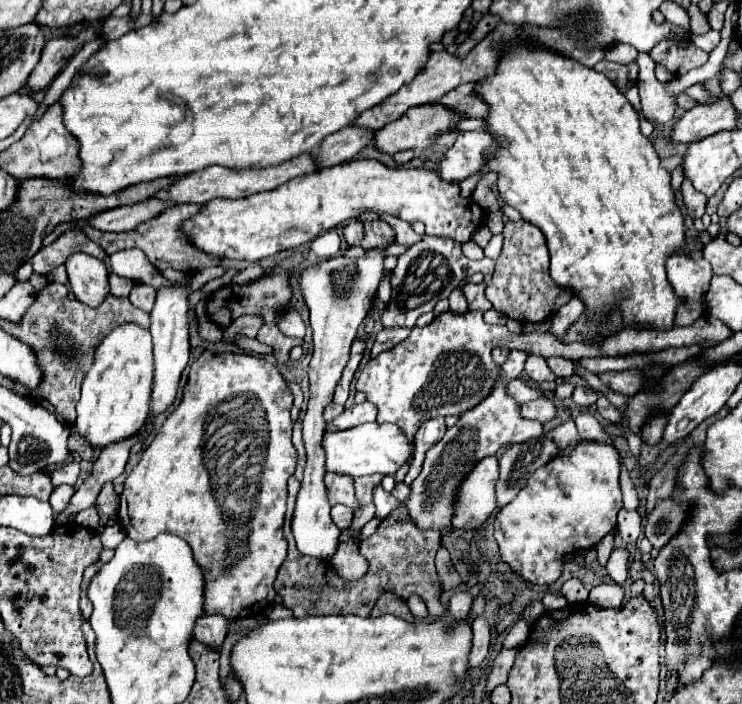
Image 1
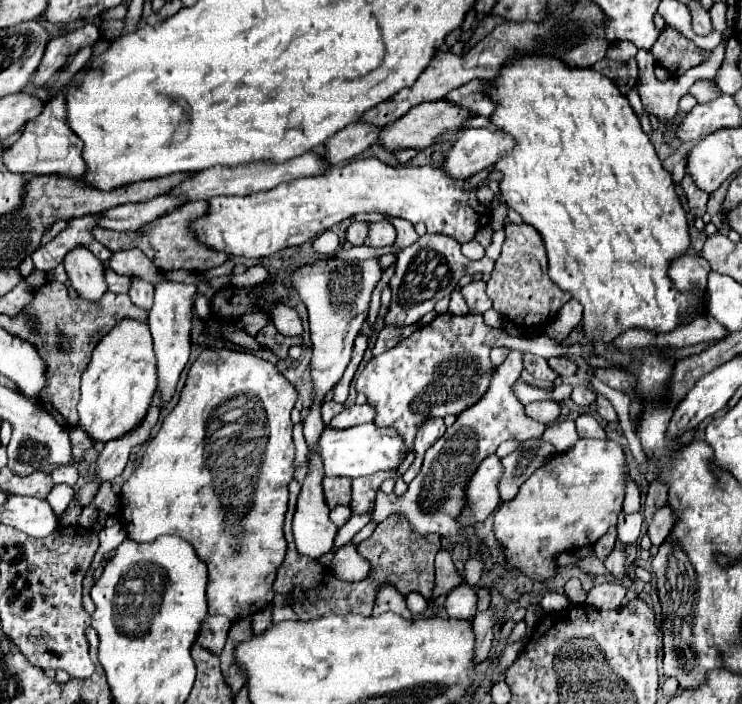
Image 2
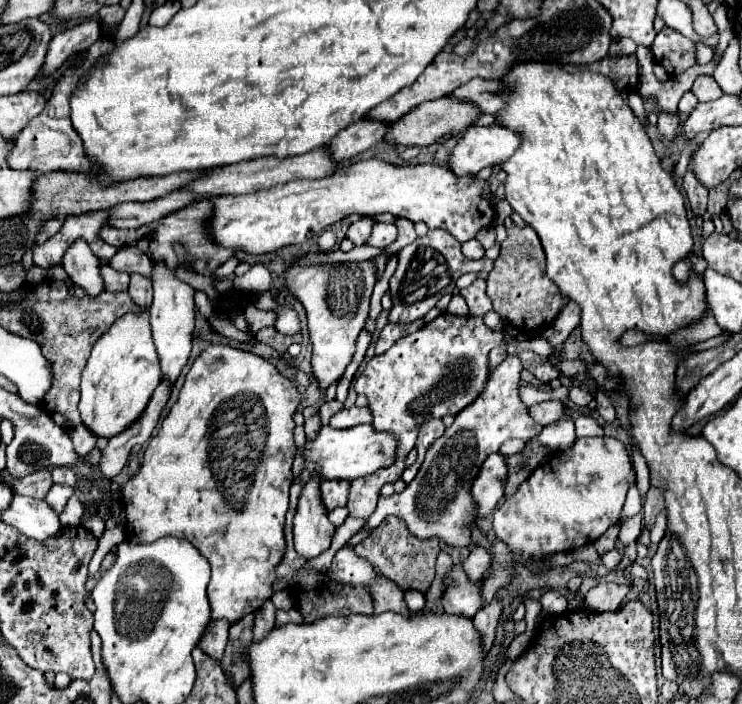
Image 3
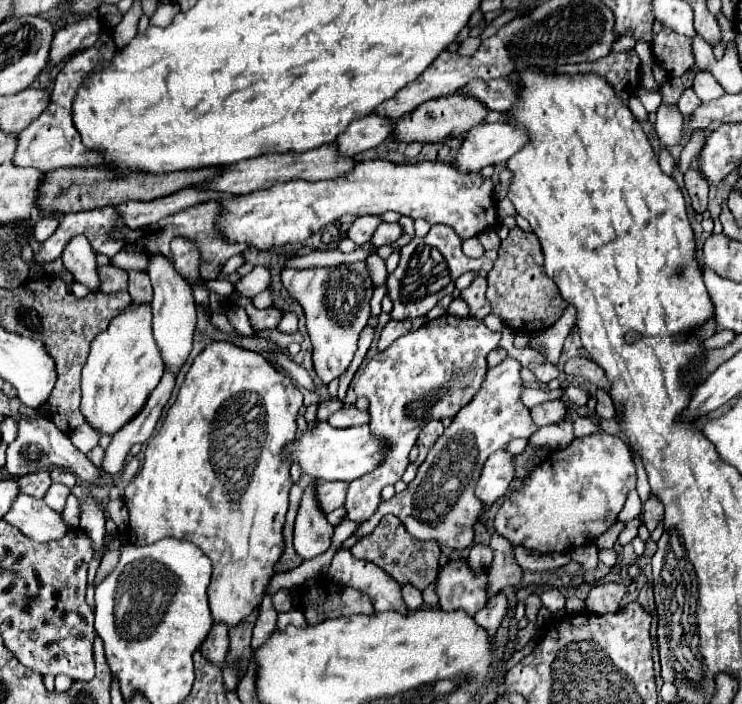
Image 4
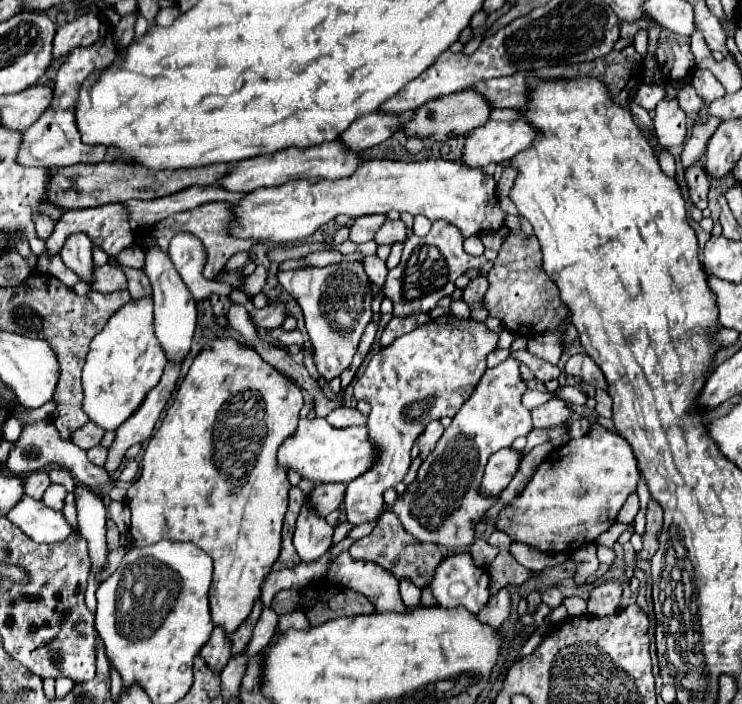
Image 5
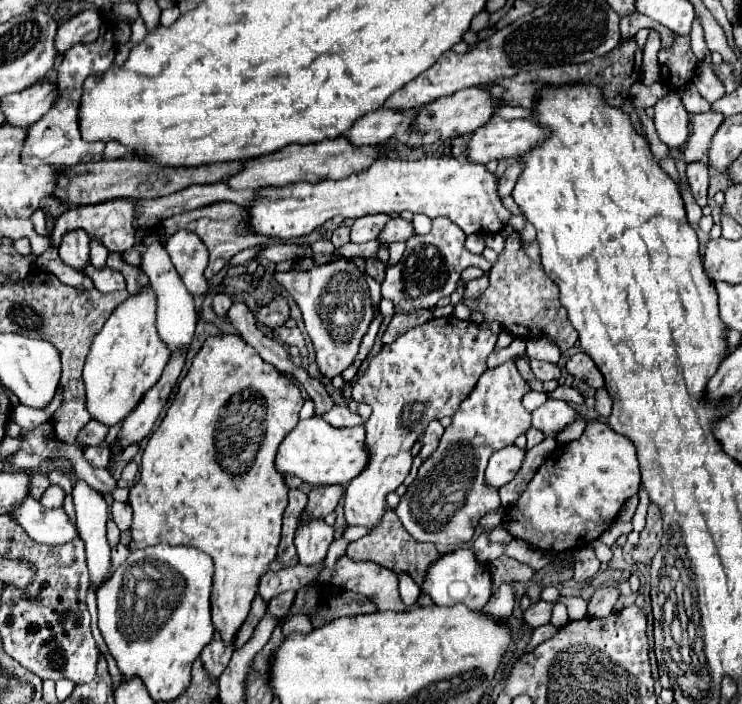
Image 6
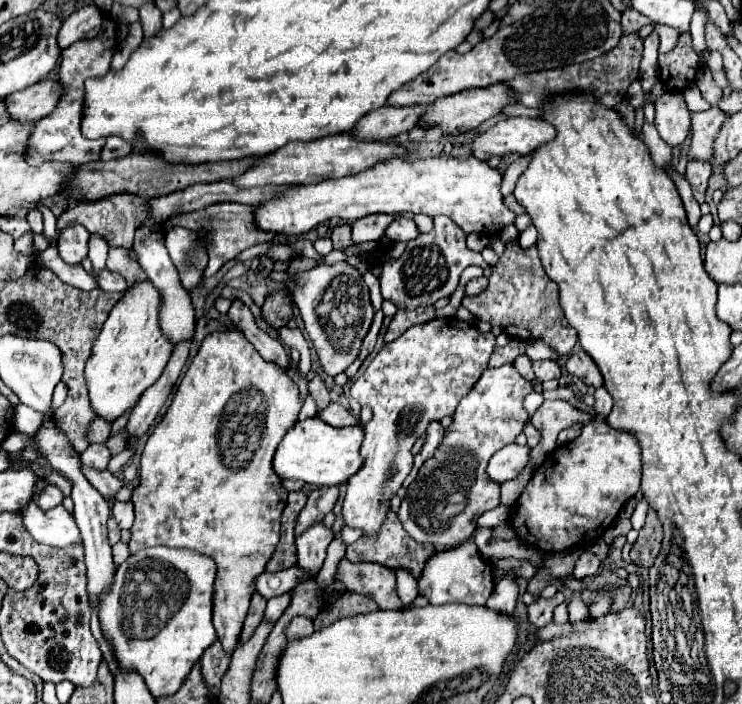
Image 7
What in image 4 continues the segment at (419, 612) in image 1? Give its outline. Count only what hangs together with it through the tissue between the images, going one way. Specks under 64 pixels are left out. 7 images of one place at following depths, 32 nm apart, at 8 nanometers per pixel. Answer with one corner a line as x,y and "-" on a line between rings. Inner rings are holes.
402,584
402,598
408,606
408,610
418,610
422,606
422,592
414,588
412,584

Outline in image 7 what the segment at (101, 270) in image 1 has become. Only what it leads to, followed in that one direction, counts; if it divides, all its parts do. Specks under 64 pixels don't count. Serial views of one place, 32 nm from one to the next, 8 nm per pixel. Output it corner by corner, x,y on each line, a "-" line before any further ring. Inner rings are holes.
66,226
58,236
58,252
60,258
68,264
80,264
88,254
88,238
90,232
82,230
82,226

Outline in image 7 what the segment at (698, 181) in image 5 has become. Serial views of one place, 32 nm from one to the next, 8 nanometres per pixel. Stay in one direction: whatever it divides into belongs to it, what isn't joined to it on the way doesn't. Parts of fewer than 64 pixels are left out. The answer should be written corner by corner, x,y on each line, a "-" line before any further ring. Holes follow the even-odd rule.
690,160
688,166
686,166
686,180
690,182
694,198
698,202
704,202
704,192
706,192
706,184
708,184
710,174
712,174
712,164
710,162

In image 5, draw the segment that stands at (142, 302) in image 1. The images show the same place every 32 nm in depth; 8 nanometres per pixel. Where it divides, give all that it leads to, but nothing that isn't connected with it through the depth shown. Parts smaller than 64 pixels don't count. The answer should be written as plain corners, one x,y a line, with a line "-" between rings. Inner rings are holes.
110,258
108,264
120,268
120,270
126,274
126,278
128,278
128,292
130,292
132,298
142,298
142,296
148,296
148,294
152,292
150,282
148,282
148,276
146,276
142,270
138,270
138,268
126,268
126,266
118,266
116,258

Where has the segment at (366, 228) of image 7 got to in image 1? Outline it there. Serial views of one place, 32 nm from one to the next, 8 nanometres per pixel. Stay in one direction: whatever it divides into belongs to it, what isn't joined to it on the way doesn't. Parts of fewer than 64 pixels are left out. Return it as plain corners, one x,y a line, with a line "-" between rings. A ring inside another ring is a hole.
358,220
350,222
350,224
344,228
344,240
346,240
350,246
360,246
360,244
362,244
362,236
364,236
364,230
362,230
362,222
358,222

